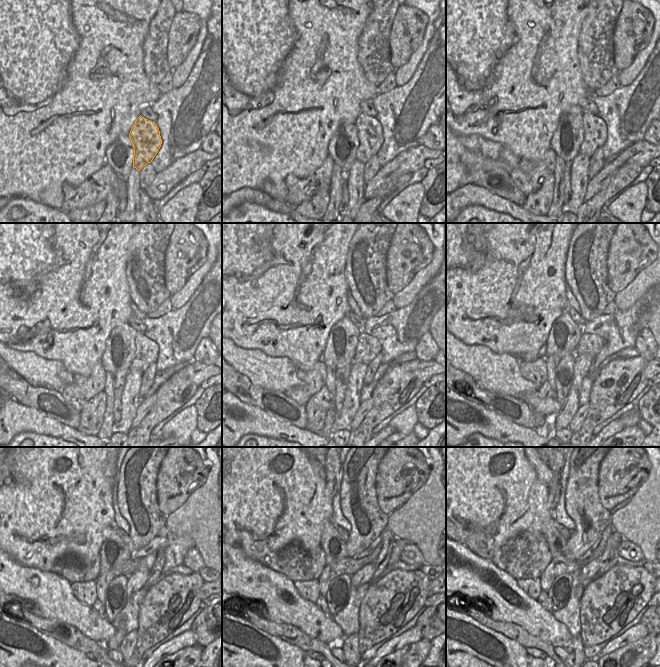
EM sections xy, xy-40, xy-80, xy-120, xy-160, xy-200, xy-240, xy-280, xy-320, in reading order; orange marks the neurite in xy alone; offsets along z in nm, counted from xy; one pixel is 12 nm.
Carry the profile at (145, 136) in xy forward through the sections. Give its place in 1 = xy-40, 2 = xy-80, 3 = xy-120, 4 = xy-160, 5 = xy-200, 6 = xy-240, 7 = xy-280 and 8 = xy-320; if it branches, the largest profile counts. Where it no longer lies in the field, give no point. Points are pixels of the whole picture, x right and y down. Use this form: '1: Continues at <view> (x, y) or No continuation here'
1: Continues at xy-40 (369, 130)
2: Continues at xy-80 (595, 129)
3: Continues at xy-120 (147, 351)
4: Continues at xy-160 (367, 348)
5: Continues at xy-200 (590, 344)
6: Continues at xy-240 (147, 562)
7: Continues at xy-280 (375, 552)
8: Continues at xy-320 (600, 548)

